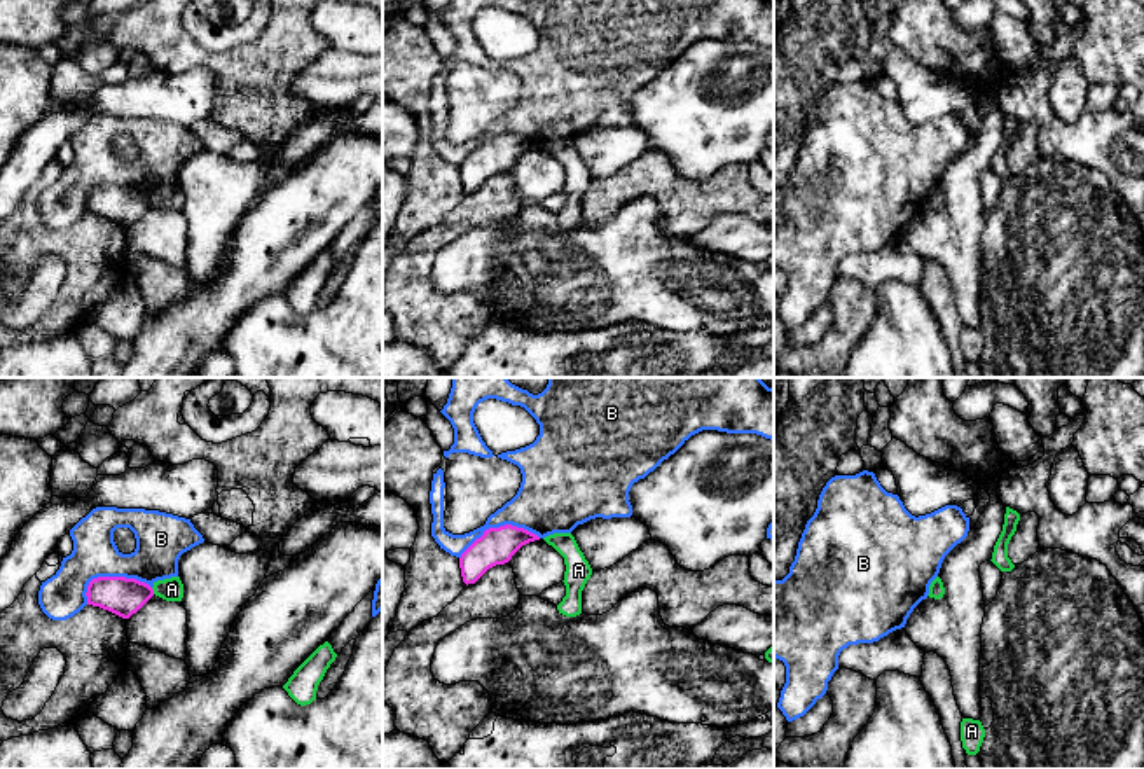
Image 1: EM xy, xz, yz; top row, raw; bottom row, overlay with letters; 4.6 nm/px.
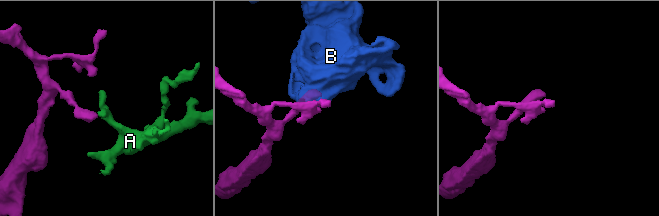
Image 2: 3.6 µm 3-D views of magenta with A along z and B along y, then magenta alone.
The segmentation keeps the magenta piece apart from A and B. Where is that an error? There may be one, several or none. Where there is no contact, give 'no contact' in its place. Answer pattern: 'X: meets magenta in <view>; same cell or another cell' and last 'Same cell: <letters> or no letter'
A: meets magenta in xy; another cell
B: meets magenta in xy; another cell
Same cell: no letter

